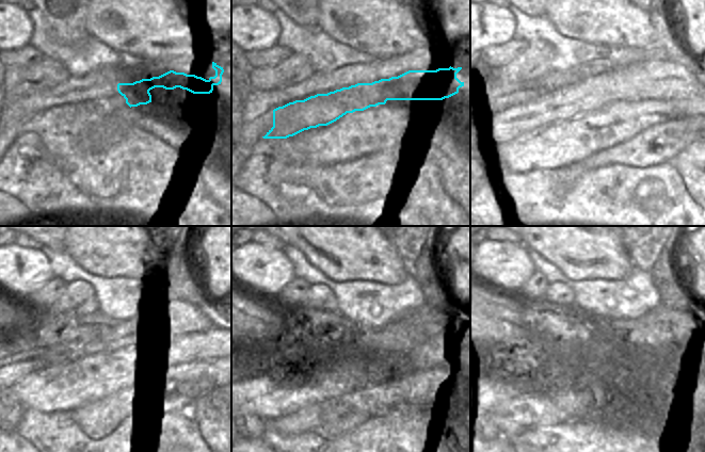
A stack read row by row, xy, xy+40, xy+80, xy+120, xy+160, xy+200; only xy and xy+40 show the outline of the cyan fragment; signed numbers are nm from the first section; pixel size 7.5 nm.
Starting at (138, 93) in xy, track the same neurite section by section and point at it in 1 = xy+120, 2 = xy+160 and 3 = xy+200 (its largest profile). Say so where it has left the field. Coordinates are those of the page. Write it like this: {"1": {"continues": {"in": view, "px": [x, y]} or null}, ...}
{"1": {"continues": {"in": "xy+120", "px": [93, 333]}}, "2": {"continues": {"in": "xy+160", "px": [414, 328]}}, "3": {"continues": {"in": "xy+200", "px": [657, 326]}}}

